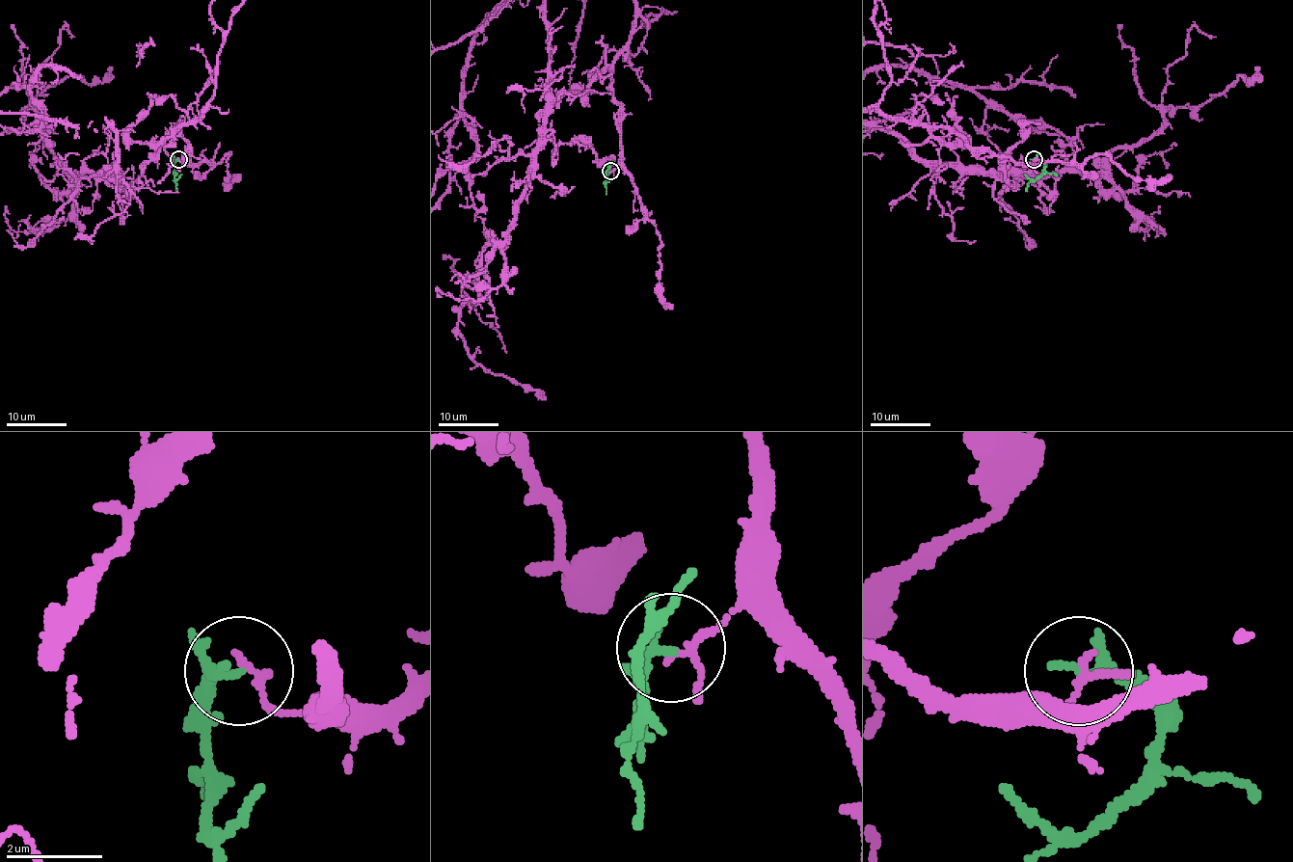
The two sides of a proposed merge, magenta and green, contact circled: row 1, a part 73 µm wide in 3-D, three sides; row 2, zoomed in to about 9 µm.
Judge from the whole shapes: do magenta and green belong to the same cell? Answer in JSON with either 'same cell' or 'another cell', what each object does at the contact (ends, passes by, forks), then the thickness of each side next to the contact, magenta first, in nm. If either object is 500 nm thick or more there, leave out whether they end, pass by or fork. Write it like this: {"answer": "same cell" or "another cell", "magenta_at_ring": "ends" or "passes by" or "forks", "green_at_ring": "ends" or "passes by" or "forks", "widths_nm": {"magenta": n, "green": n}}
{"answer": "another cell", "magenta_at_ring": "passes by", "green_at_ring": "passes by", "widths_nm": {"magenta": 130, "green": 170}}

